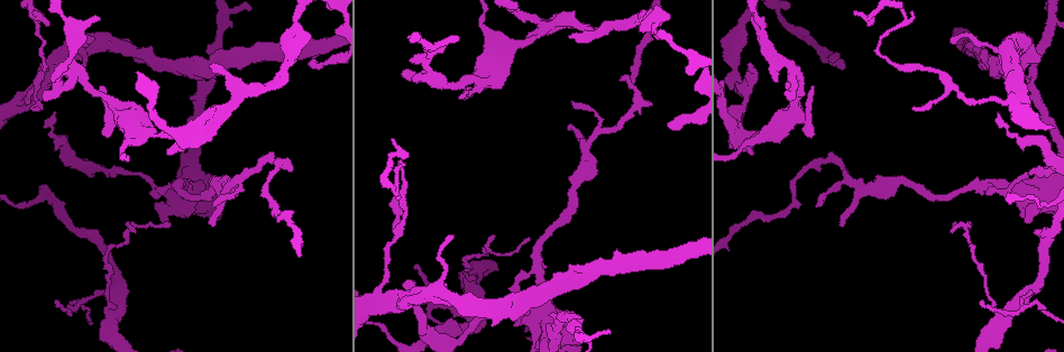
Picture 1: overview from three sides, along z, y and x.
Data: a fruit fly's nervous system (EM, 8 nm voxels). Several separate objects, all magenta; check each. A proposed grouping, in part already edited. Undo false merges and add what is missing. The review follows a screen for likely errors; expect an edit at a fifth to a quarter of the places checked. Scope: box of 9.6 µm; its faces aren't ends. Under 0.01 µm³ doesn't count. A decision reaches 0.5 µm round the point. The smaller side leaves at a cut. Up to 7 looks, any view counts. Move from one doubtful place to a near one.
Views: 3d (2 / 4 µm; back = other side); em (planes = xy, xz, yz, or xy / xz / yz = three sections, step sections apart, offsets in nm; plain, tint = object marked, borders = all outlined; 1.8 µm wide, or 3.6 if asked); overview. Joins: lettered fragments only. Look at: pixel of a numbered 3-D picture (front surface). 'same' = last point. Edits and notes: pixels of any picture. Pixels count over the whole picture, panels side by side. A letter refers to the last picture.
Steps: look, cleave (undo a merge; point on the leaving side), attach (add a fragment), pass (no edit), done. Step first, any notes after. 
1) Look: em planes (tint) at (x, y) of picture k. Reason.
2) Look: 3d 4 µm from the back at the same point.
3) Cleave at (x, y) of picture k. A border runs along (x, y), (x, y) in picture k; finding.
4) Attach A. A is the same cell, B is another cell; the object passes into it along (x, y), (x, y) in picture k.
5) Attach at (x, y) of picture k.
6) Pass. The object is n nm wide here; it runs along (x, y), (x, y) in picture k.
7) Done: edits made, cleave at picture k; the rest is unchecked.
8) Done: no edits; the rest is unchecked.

Look: 3d 4 µm at (481, 75) of picture 1. Sudden change in width.

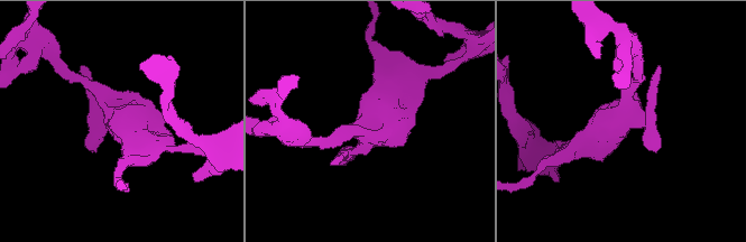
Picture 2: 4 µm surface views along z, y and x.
Look: em 3.6 µm planes (borders) at (366, 127) of picture 2.

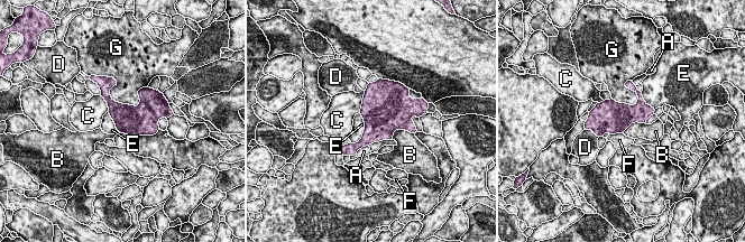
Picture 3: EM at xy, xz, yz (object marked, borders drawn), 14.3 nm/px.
Pass. The longest contact is with G, 500 nm; A, B, C, D, E, F and G are other cells; a border runs along (359, 112), (364, 132), (351, 143) in picture 3; one neuron here.

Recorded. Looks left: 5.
Look: em 3.6 µm planes (plain) at (434, 82) of picture 1. Four arms meet.

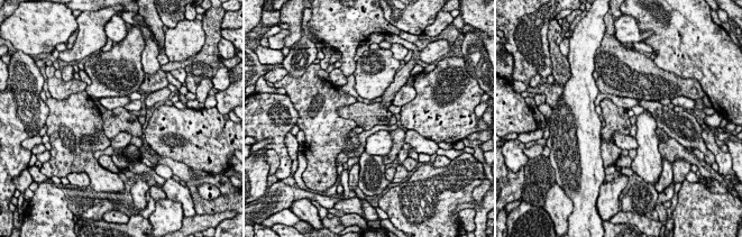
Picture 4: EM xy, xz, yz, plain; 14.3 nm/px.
Look: em 3.6 µm planes (borders) at the same point. See the neighbours.

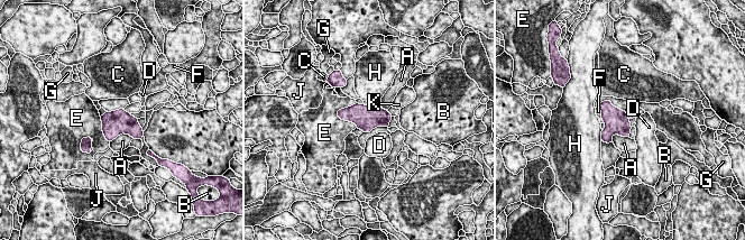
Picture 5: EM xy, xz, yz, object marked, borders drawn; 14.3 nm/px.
Pass. The object is 360 nm wide here; A, B, C, D, E, F, G, H, J and K are other cells; a border runs along (132, 137), (119, 134), (110, 141) in picture 5; continuous, no second neuron.

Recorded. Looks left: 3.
Look: 3d 2 µm at (985, 184) of picture 1.

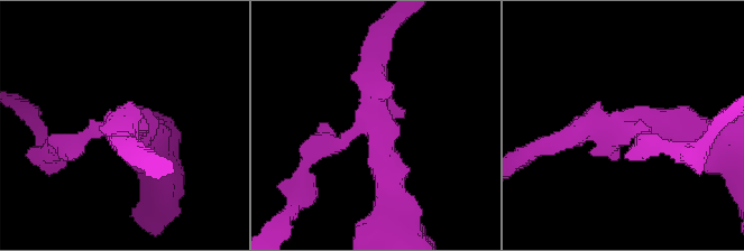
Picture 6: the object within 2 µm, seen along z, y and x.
Look: em 3.6 µm planes (plain) at (122, 123) of picture 6. 3 arms meet here; the arms are 180, 180, 320 nm wide.

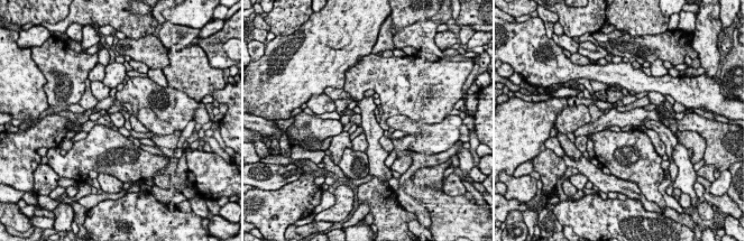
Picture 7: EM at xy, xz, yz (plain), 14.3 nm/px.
Look: em 3.6 µm planes (borders) at the same point.

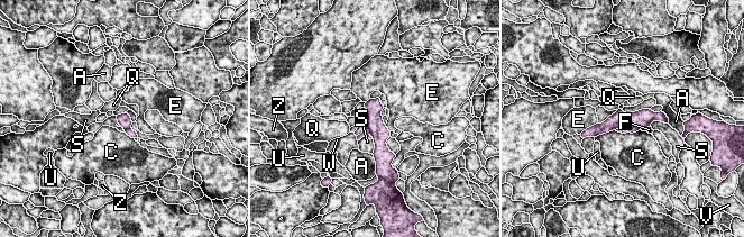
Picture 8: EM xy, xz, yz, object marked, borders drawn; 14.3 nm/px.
Cleave at (633, 129) of picture 8. The object is 190 nm wide here; A, C, E, F, Q, S, U, V, W and Z are other cells; a border runs along (640, 127), (631, 127), (628, 129) in picture 8; a second neuron is stuck on.

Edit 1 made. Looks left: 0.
Done: edits made, cleave at picture 8; the rest is unchecked.

